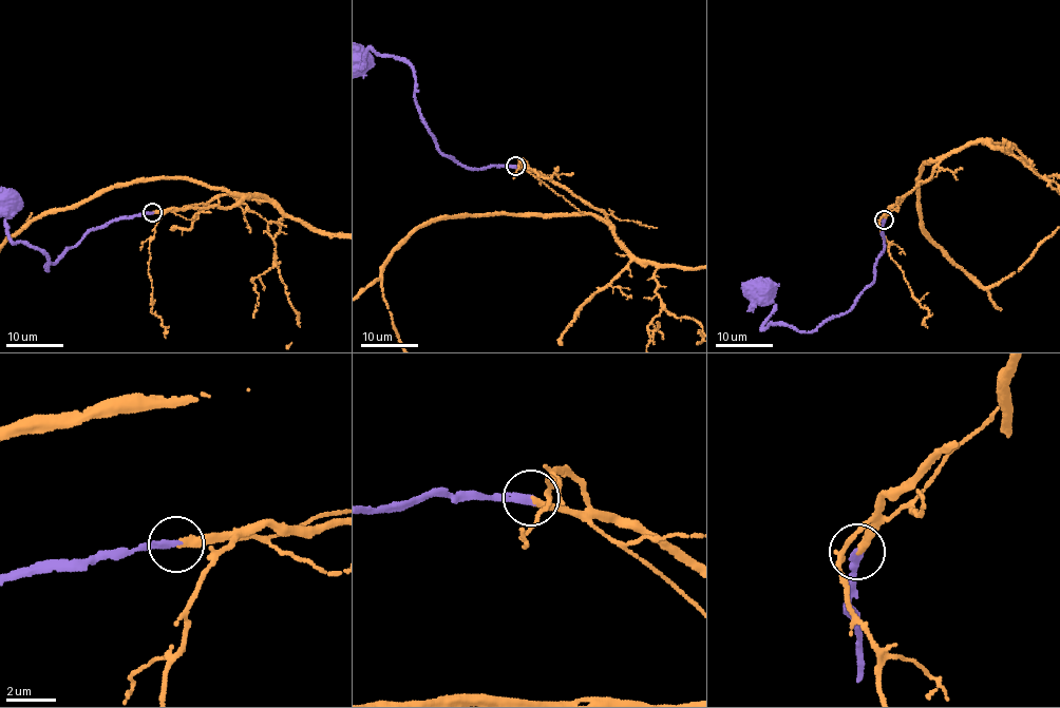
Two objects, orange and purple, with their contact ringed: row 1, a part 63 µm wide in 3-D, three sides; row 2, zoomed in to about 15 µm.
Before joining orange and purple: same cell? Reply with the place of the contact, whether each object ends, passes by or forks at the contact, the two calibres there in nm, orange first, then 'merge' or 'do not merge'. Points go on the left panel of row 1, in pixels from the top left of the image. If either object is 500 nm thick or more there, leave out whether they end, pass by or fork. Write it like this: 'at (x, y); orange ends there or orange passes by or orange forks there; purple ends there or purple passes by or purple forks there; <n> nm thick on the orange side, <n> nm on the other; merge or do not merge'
at (152, 212); orange ends there; purple ends there; 280 nm thick on the orange side, 300 nm on the other; merge

